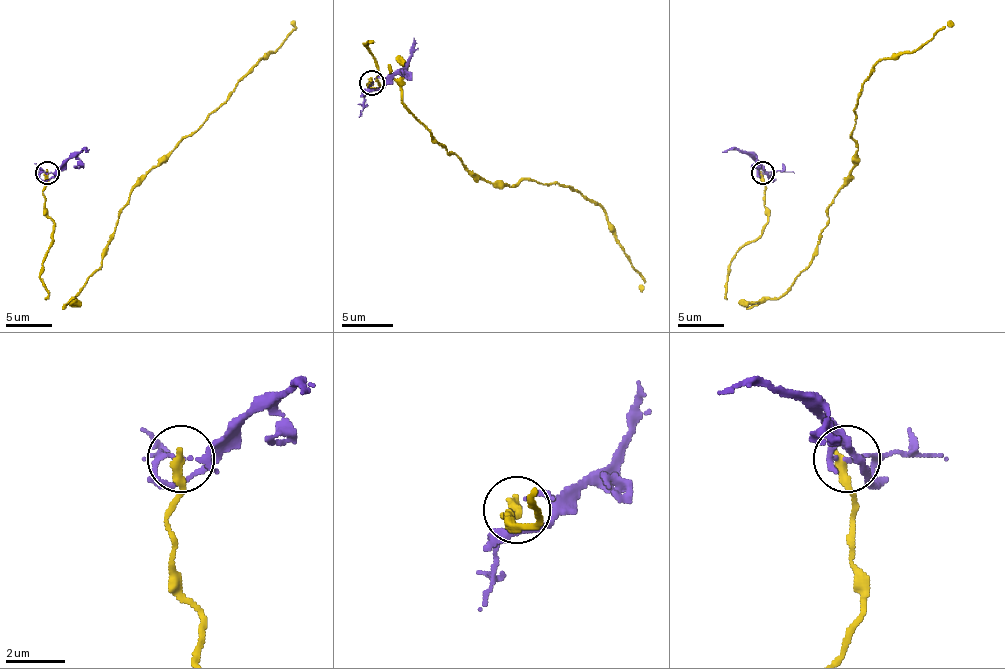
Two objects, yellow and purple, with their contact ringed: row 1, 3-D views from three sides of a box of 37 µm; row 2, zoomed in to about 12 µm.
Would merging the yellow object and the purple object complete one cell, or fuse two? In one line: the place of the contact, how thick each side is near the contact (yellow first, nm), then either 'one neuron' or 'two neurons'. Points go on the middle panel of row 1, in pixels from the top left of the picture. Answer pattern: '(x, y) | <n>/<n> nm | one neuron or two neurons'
(372, 82) | 340/110 nm | two neurons

